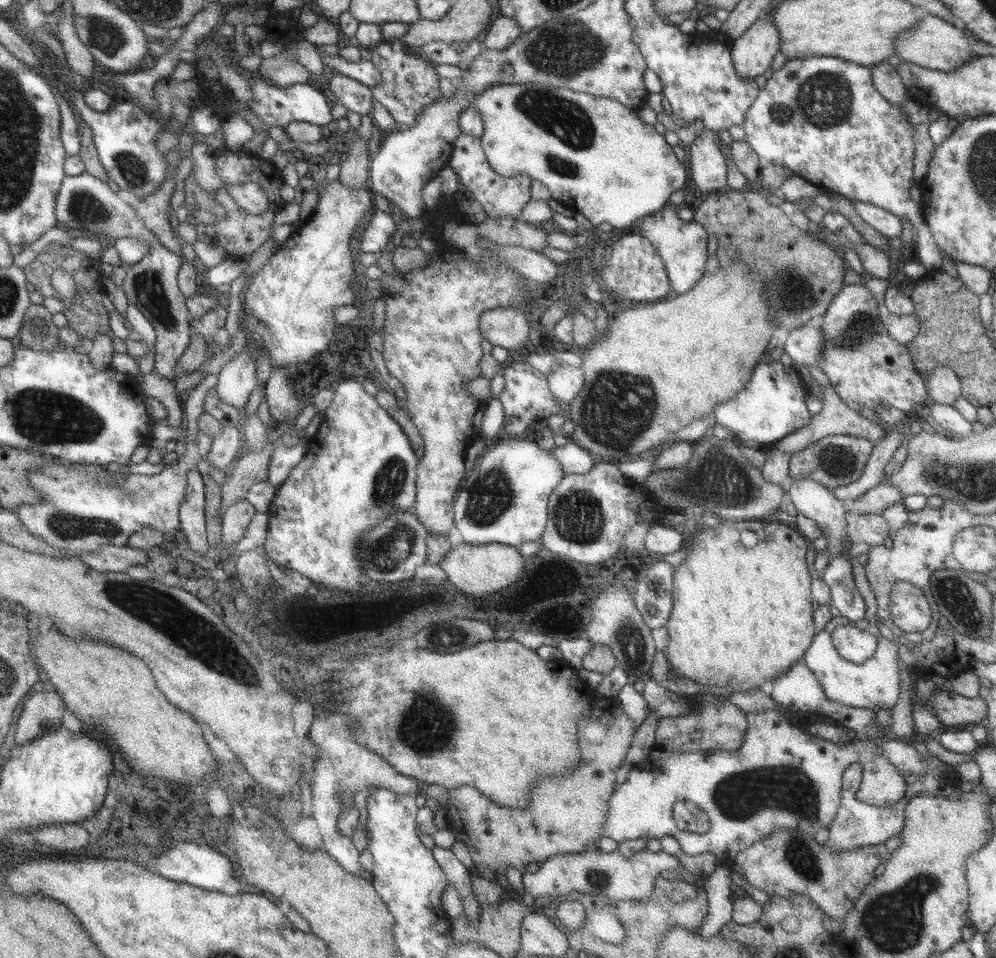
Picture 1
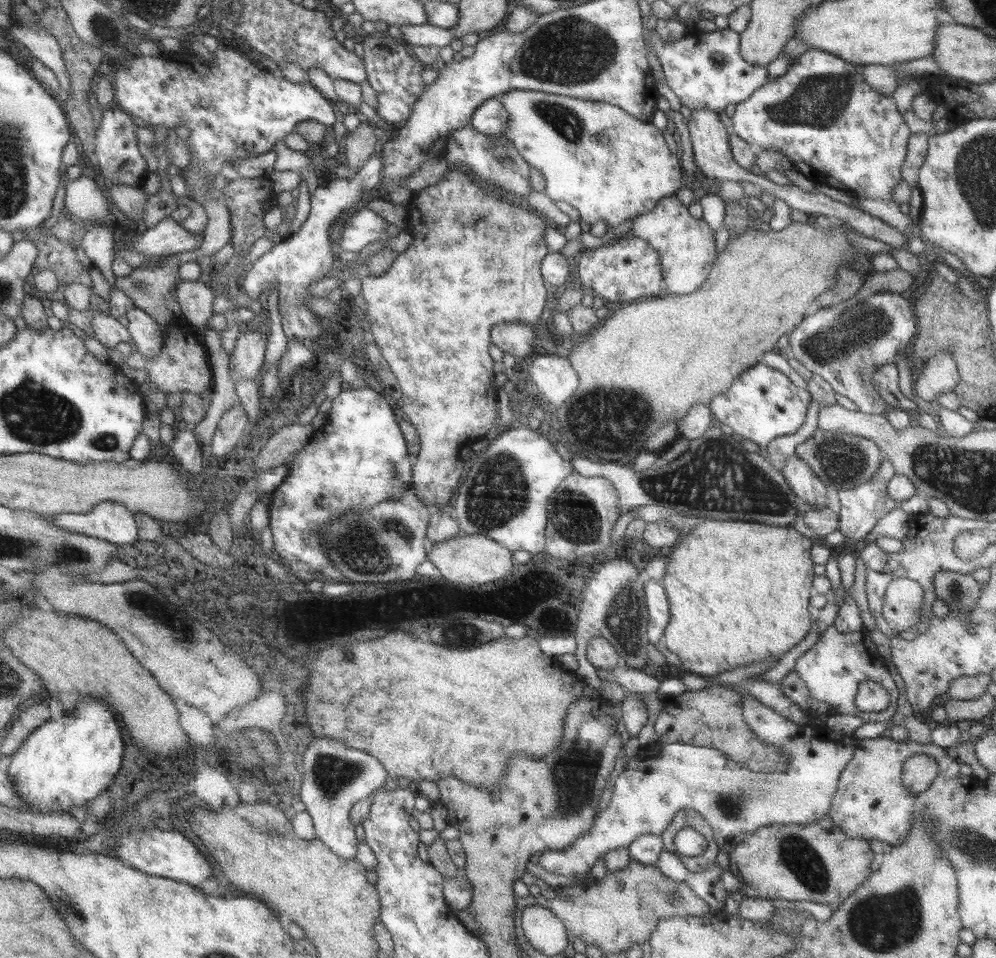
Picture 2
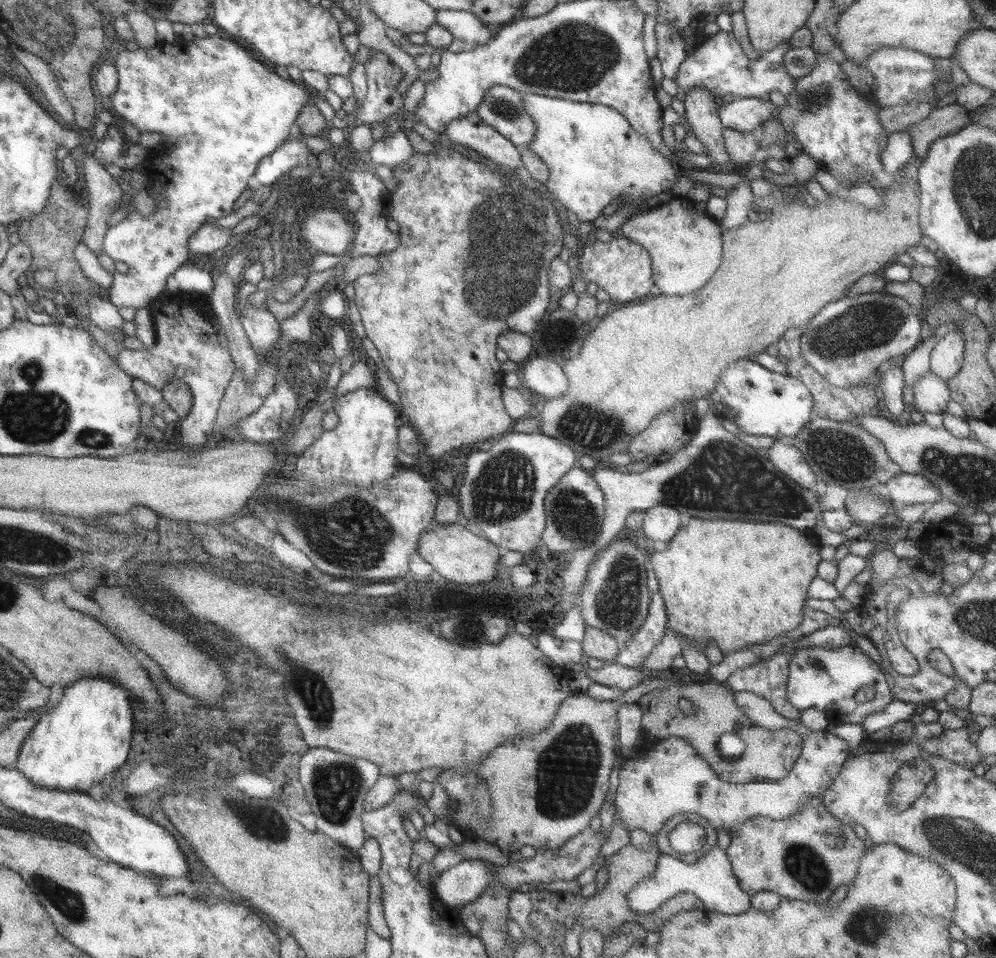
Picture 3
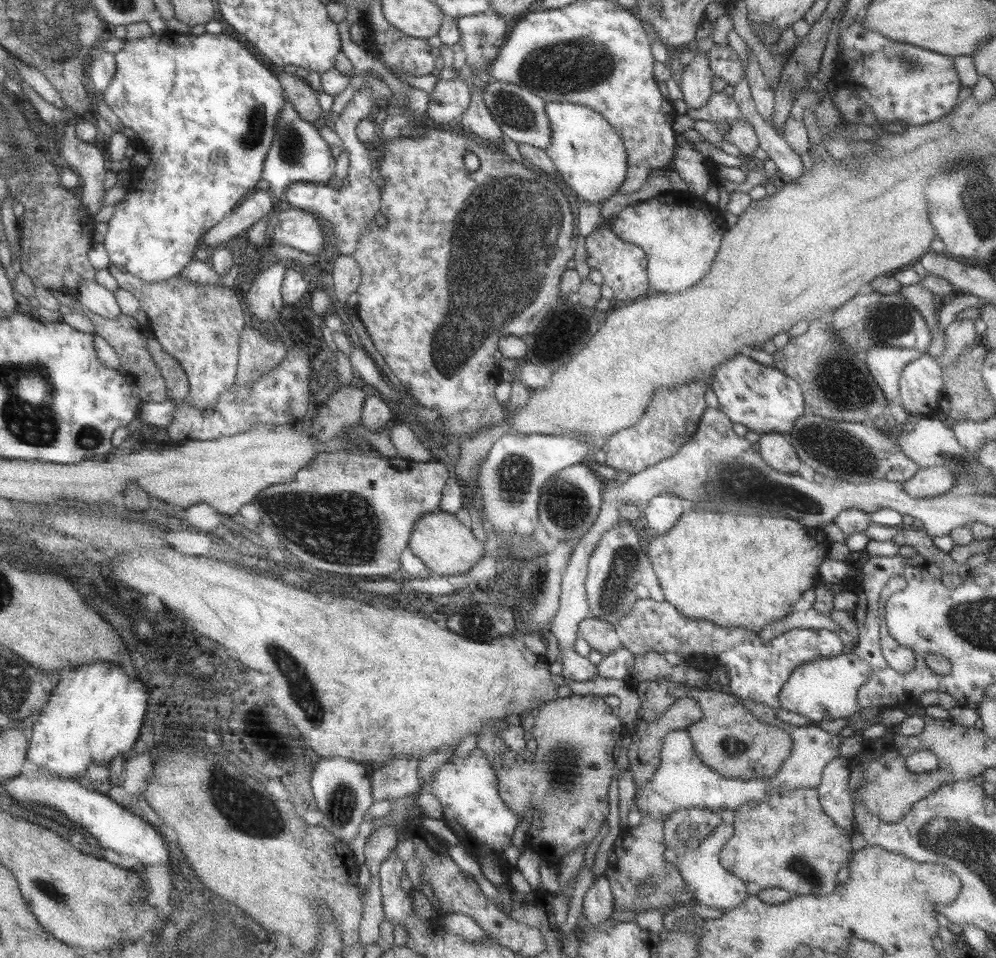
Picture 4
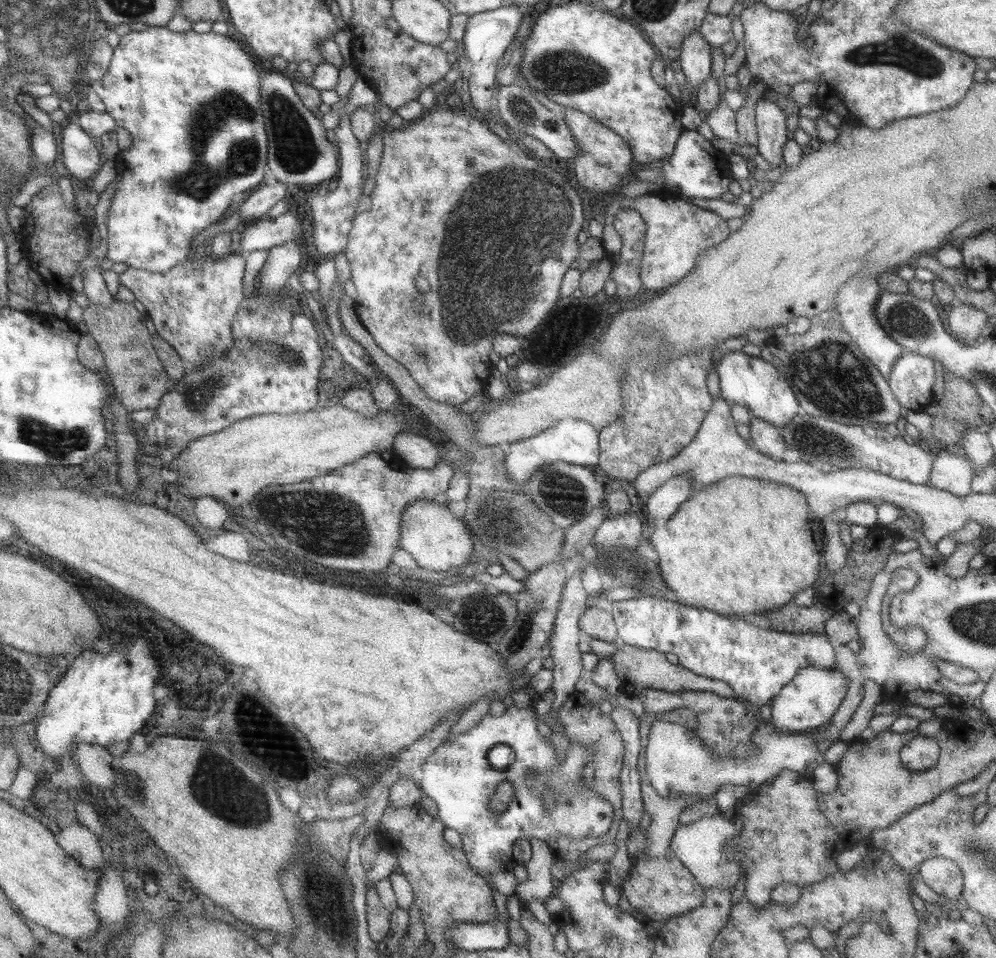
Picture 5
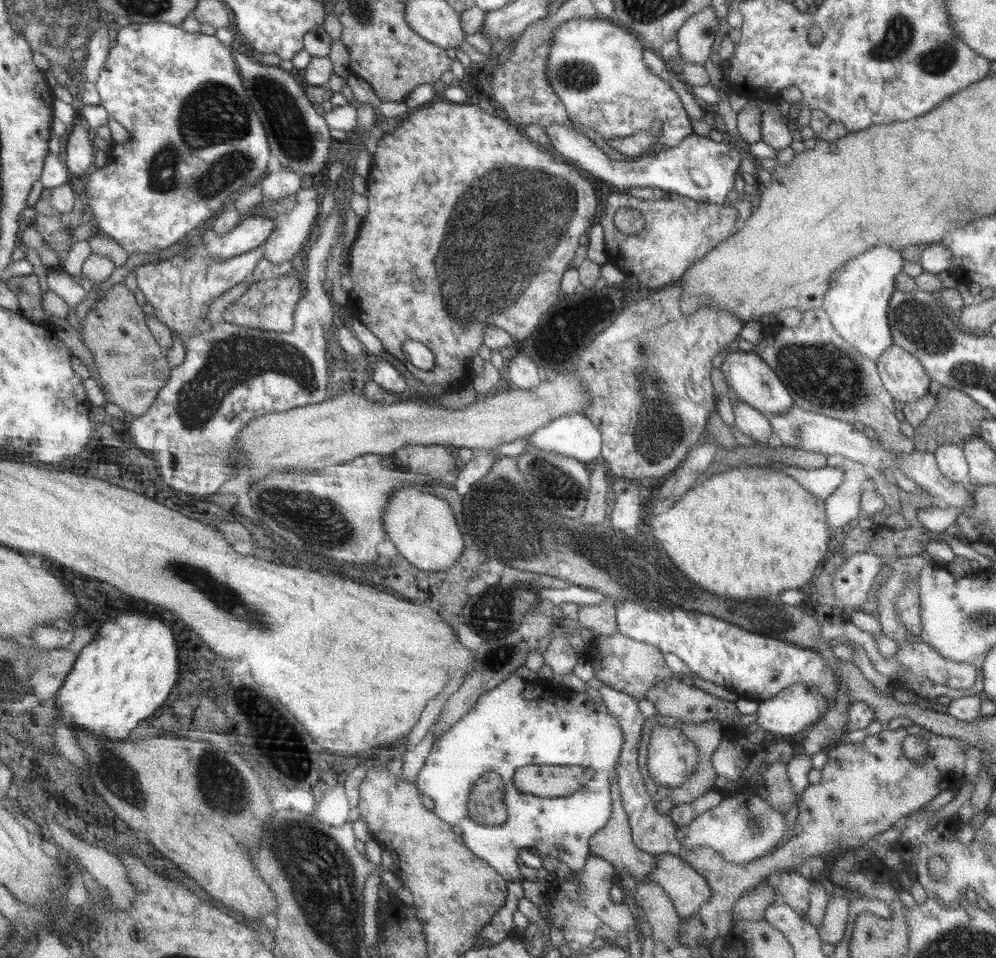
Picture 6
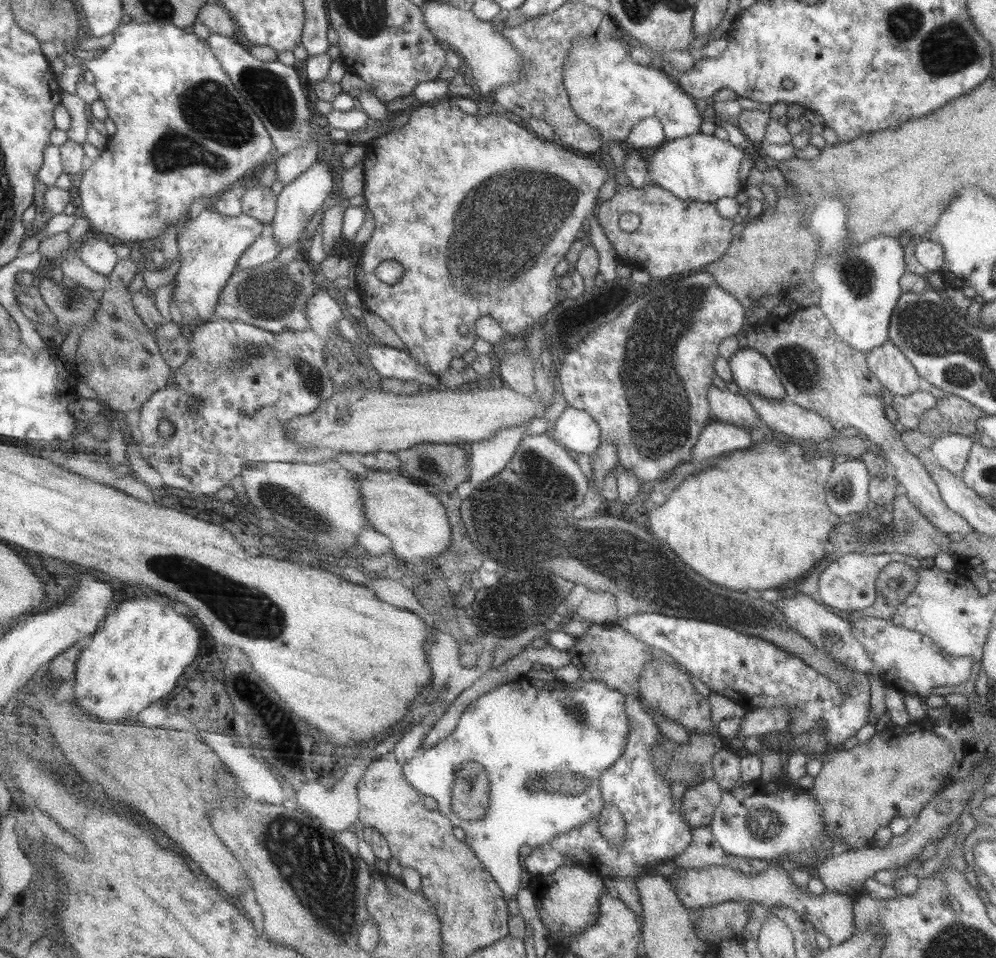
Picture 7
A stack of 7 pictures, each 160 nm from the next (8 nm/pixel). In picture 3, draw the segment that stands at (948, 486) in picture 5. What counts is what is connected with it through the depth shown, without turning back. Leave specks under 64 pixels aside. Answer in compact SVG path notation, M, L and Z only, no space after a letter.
M897 473L886 483L887 497L897 507L922 503L932 504L940 492L926 478L918 474Z

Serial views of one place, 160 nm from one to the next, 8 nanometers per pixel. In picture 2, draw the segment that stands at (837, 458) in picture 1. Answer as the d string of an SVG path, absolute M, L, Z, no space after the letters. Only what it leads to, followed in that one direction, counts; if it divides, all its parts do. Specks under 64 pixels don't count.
M818 429L797 447L795 454L823 484L833 486L836 490L852 489L861 483L867 484L869 477L875 474L884 460L879 447L865 437Z

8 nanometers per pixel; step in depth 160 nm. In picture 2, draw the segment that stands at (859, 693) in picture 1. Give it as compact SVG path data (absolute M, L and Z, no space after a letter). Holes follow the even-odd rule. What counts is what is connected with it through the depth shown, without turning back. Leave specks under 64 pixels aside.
M827 626L822 633L819 640L811 648L796 658L793 669L807 685L809 692L812 694L811 698L831 706L833 714L859 716L864 722L886 723L895 714L898 690L887 671L885 660L881 660L881 655L877 654L876 645L871 642L866 629L862 627L857 632L841 634L833 626ZM866 679L881 684L889 694L889 704L882 712L859 712L853 704L859 682Z

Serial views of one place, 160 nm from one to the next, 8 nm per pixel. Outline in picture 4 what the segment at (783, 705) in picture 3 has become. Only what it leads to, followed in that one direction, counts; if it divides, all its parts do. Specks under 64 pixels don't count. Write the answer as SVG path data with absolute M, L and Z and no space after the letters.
M639 599L618 623L627 632L629 645L623 643L617 650L604 655L601 662L596 664L600 677L623 679L634 663L635 653L631 646L649 645L657 653L675 652L682 661L701 670L707 671L715 665L723 665L728 674L731 693L740 699L769 706L773 710L779 709L779 691L797 665L818 656L834 657L846 651L838 633L829 630L795 628L771 636L769 641L763 642L759 639L759 634L747 629L727 629L703 618L685 618L665 600L657 603L650 599Z

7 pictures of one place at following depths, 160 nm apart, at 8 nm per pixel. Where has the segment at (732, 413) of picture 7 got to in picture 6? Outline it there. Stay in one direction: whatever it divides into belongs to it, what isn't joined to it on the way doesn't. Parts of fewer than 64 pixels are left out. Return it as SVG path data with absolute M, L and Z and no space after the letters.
M737 399L737 403L732 405L735 427L741 431L745 436L749 436L752 440L759 443L759 445L767 444L767 440L771 438L772 428L768 418L765 418L758 410L751 408L748 404Z

